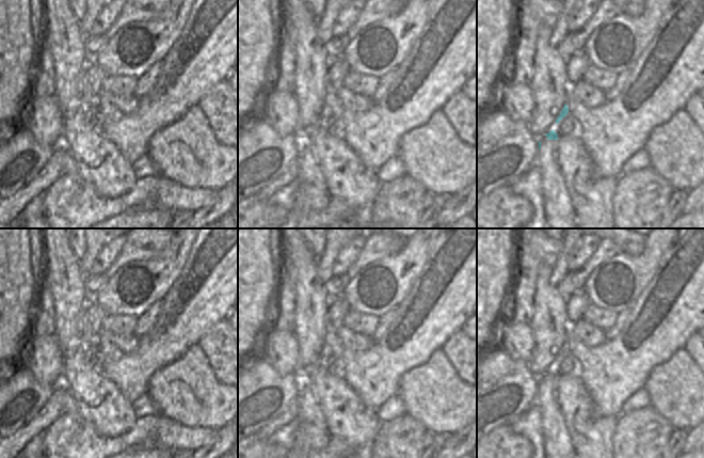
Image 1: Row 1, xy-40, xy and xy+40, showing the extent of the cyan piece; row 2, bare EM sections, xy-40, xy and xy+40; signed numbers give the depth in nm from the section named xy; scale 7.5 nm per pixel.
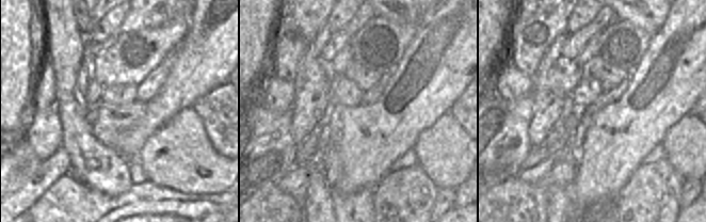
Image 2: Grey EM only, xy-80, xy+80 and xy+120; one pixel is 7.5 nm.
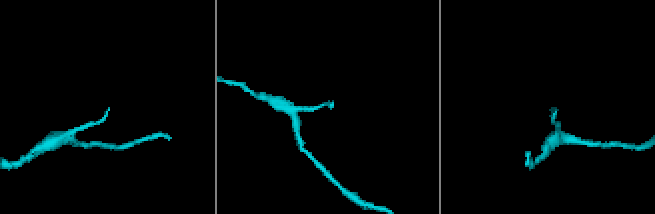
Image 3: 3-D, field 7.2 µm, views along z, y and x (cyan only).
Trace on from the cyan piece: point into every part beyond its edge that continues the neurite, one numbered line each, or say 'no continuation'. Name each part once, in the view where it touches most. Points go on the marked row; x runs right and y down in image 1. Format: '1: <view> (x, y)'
1: xy+40 (564, 127)

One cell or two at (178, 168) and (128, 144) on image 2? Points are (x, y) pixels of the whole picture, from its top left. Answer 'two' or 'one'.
two

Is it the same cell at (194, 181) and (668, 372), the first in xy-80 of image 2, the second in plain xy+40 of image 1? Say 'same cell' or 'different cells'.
same cell

